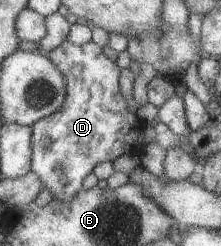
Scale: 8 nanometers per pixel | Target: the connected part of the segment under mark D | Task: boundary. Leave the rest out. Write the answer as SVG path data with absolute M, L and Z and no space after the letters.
M63 40L55 49L45 53L52 59L53 65L64 75L66 82L66 92L64 104L61 109L51 113L49 117L32 124L31 127L31 162L30 171L35 173L41 181L42 189L46 189L53 199L61 203L69 203L76 199L82 188L82 180L93 168L102 162L113 162L122 154L129 154L129 149L133 153L142 150L143 131L141 131L141 121L127 109L127 103L118 87L118 77L120 68L116 63L109 61L103 54L101 47L91 40L84 45L73 45L69 41Z

